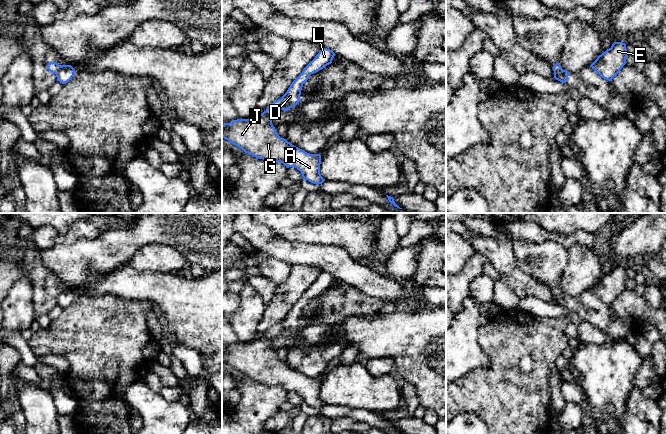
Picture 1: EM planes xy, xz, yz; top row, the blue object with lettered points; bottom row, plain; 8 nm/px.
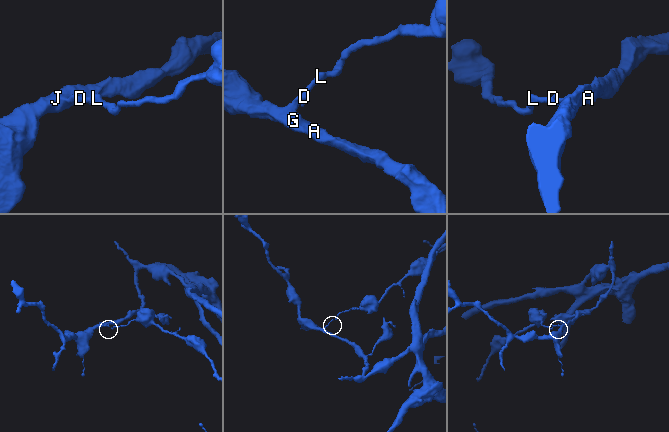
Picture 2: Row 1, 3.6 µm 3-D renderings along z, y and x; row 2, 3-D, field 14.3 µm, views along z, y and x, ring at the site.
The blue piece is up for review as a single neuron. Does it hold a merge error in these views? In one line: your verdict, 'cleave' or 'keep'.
cleave

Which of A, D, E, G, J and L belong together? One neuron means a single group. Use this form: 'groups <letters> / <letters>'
groups A E G J / D L

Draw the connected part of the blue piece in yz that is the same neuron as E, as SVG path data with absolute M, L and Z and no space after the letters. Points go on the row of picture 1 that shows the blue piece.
M614 42L609 49L597 57L590 67L604 79L612 81L626 64L627 55L626 44Z

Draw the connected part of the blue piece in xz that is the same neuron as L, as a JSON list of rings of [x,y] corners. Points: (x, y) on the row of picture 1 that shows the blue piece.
[[[322,48],[315,58],[304,68],[302,73],[292,82],[287,92],[282,96],[282,109],[287,111],[299,104],[303,84],[309,76],[332,63],[336,54],[327,48]]]

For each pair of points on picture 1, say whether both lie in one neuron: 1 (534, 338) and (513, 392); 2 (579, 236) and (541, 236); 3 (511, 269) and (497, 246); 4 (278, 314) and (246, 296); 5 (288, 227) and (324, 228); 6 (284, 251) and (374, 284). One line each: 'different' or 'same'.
1: same
2: same
3: same
4: different
5: same
6: same

